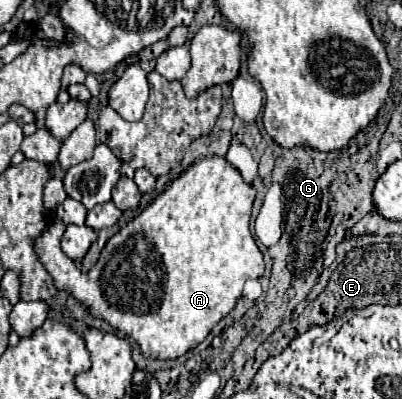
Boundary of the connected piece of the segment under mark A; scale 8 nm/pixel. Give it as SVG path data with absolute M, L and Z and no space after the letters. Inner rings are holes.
M211 156L193 164L187 174L181 174L171 182L169 190L157 196L137 218L113 234L89 272L79 276L73 260L61 252L59 240L65 232L65 224L57 218L53 218L47 230L37 238L37 254L47 272L55 278L59 290L71 292L91 316L105 320L115 330L135 340L145 358L175 360L201 344L211 328L233 310L243 294L247 278L263 276L263 254L249 230L253 200L255 190L251 184L243 182L239 170L235 170L225 158Z

